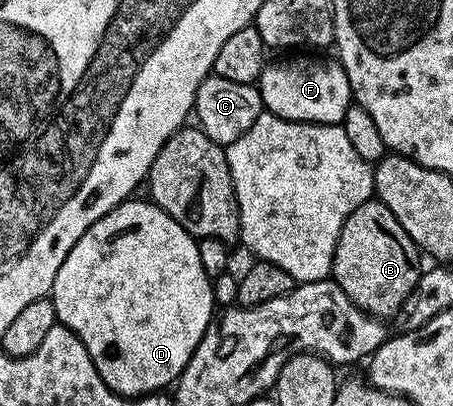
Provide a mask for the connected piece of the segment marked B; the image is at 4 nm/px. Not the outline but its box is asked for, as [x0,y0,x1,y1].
[332,199,420,319]

